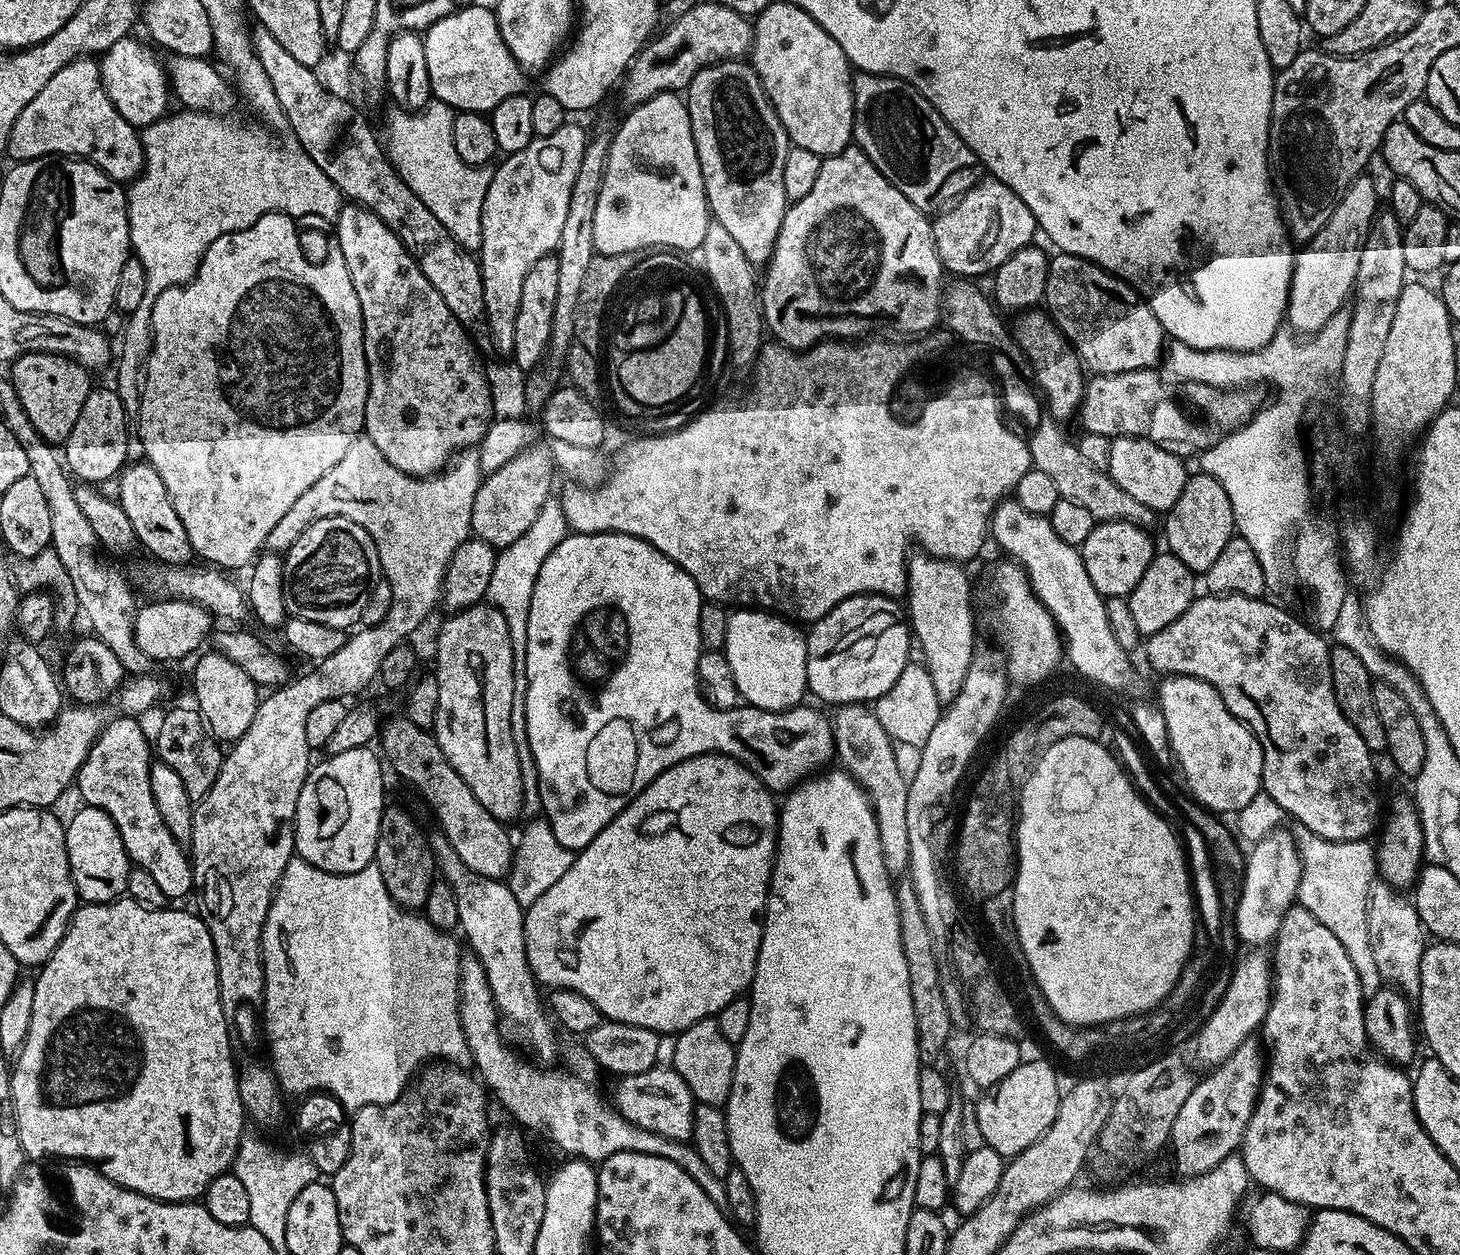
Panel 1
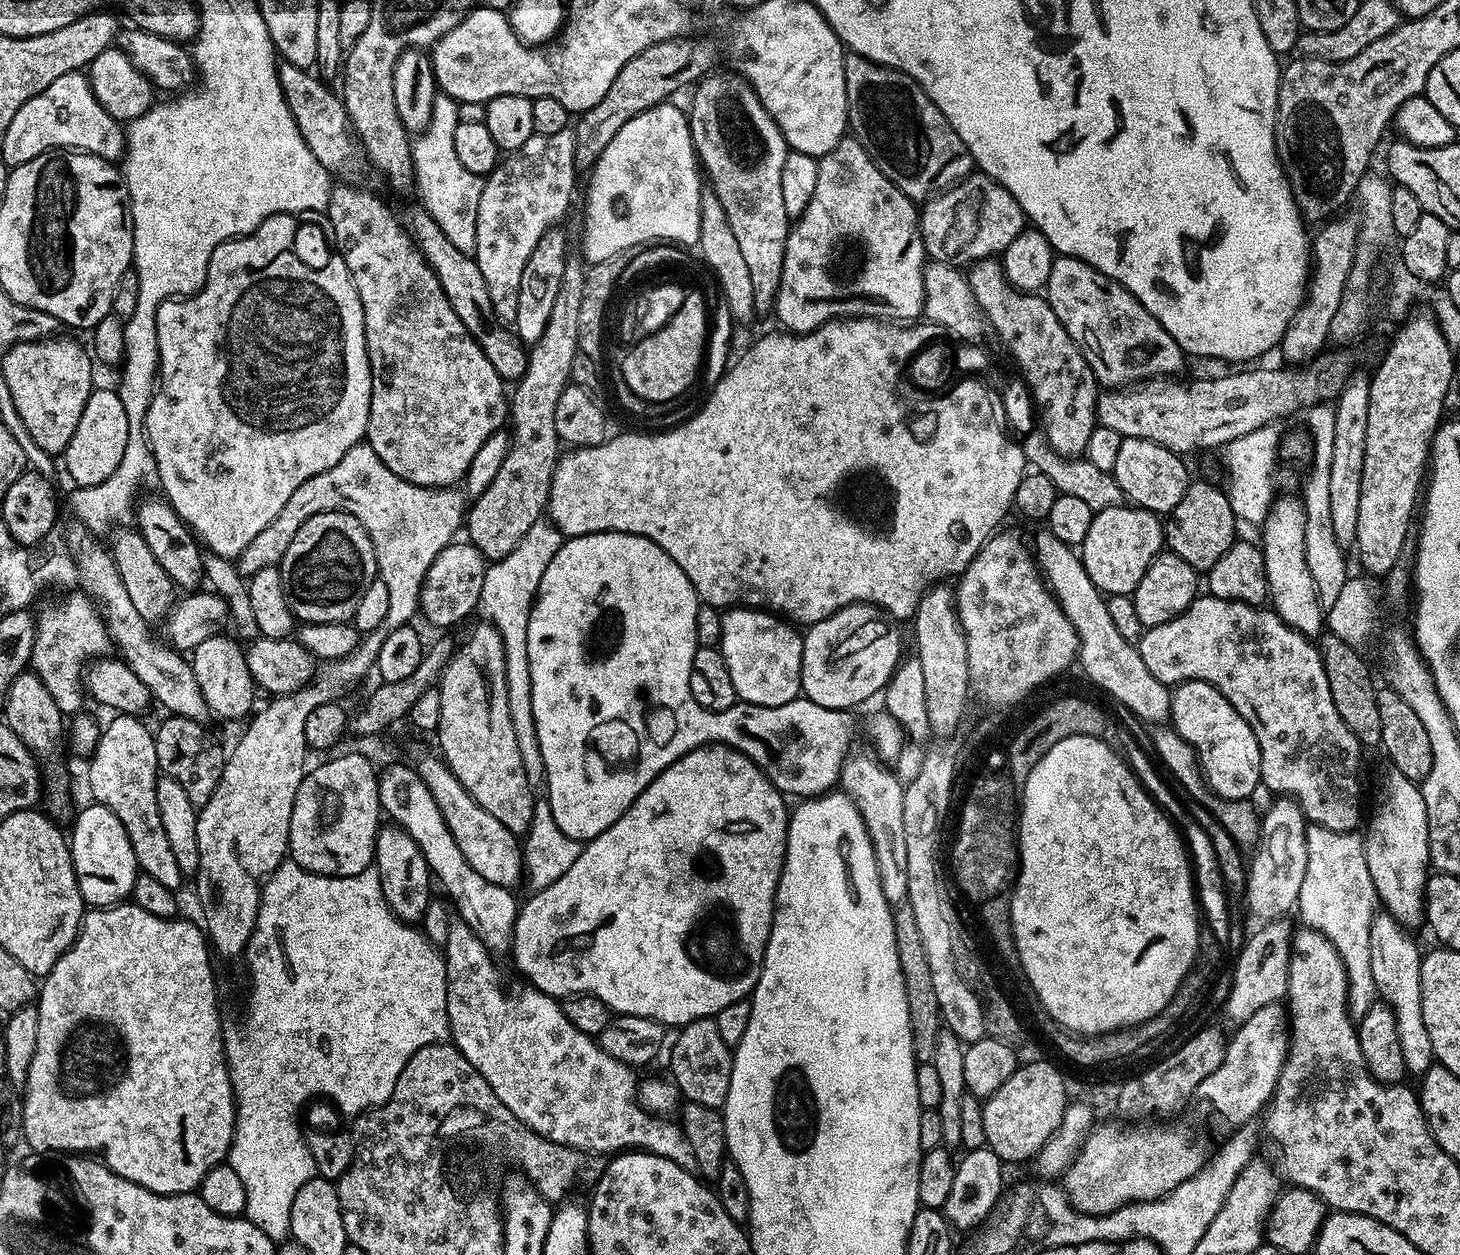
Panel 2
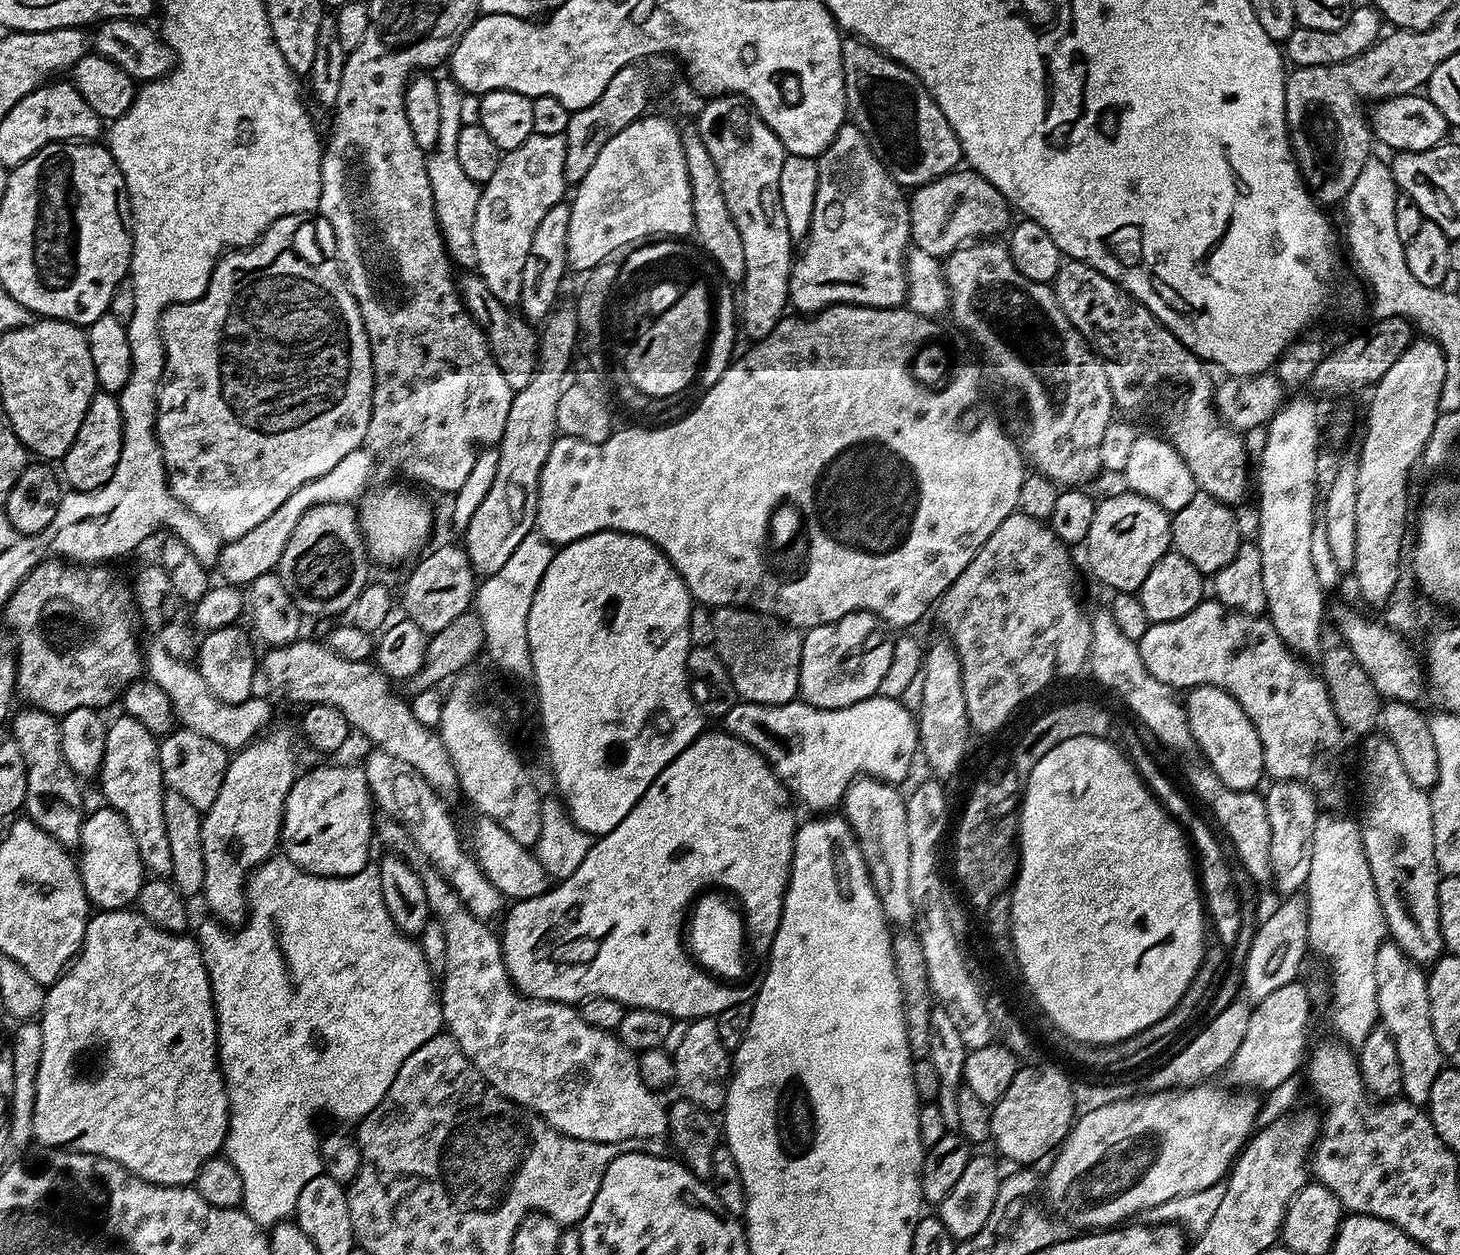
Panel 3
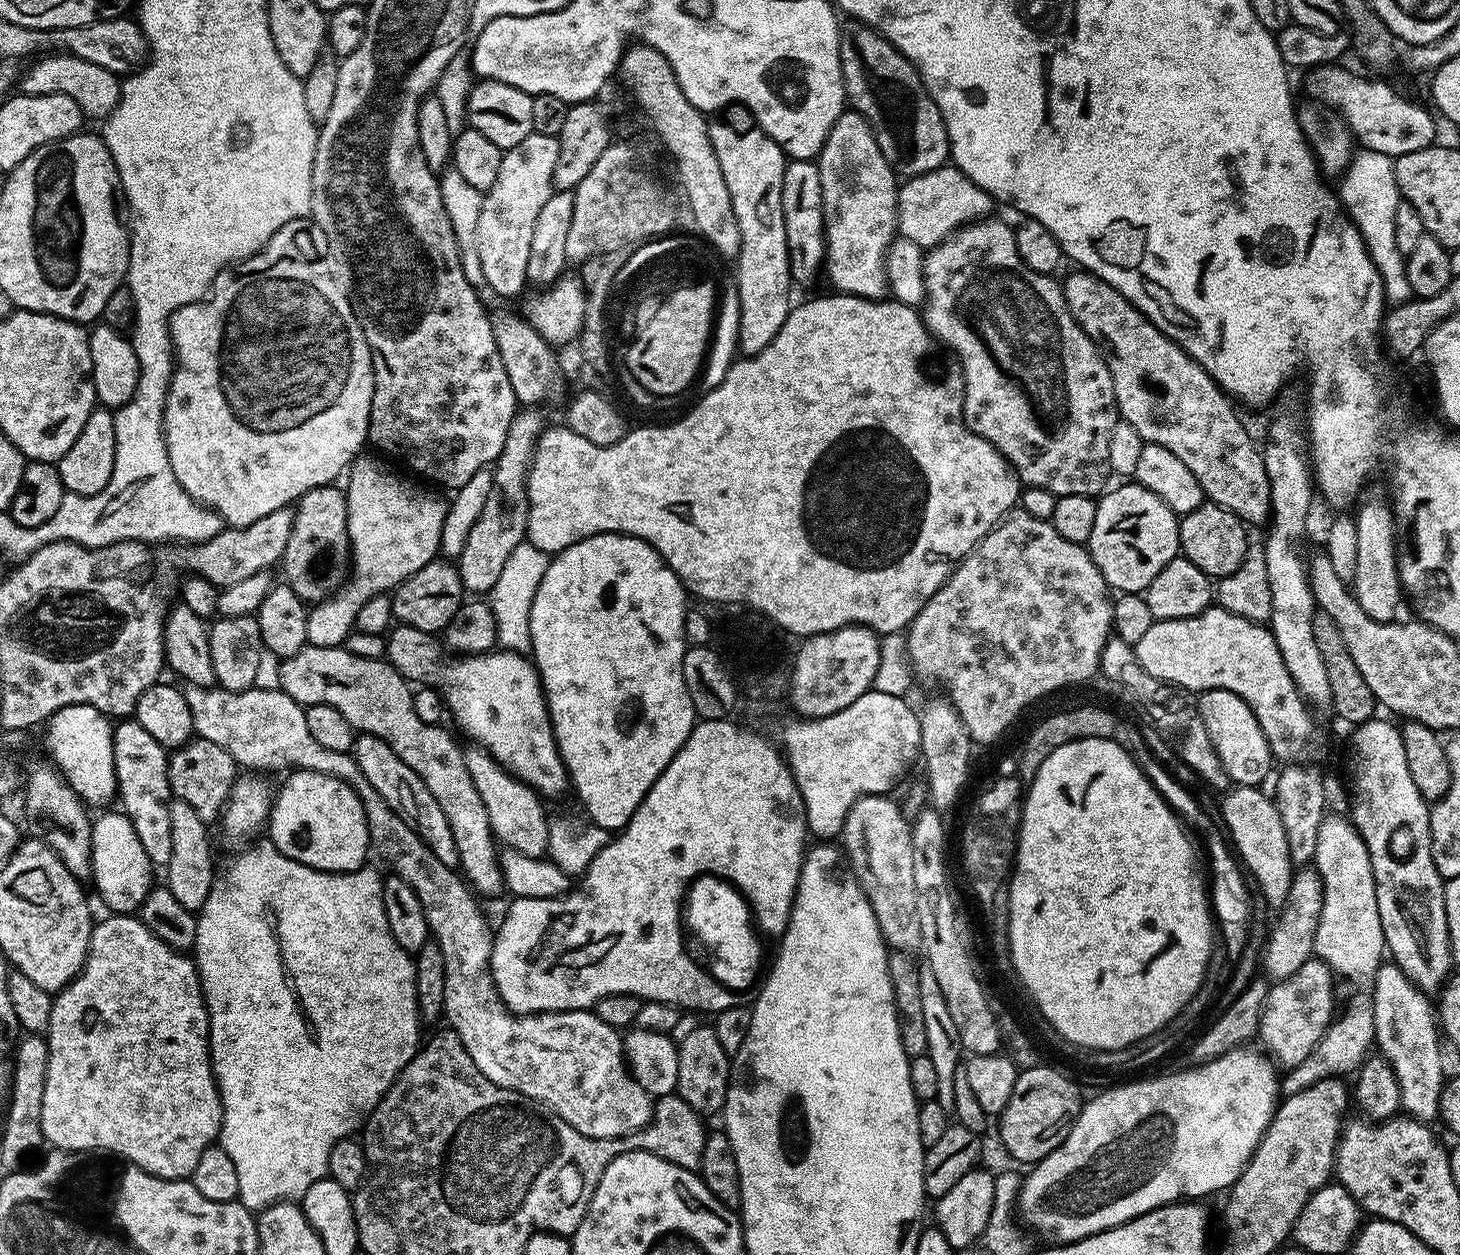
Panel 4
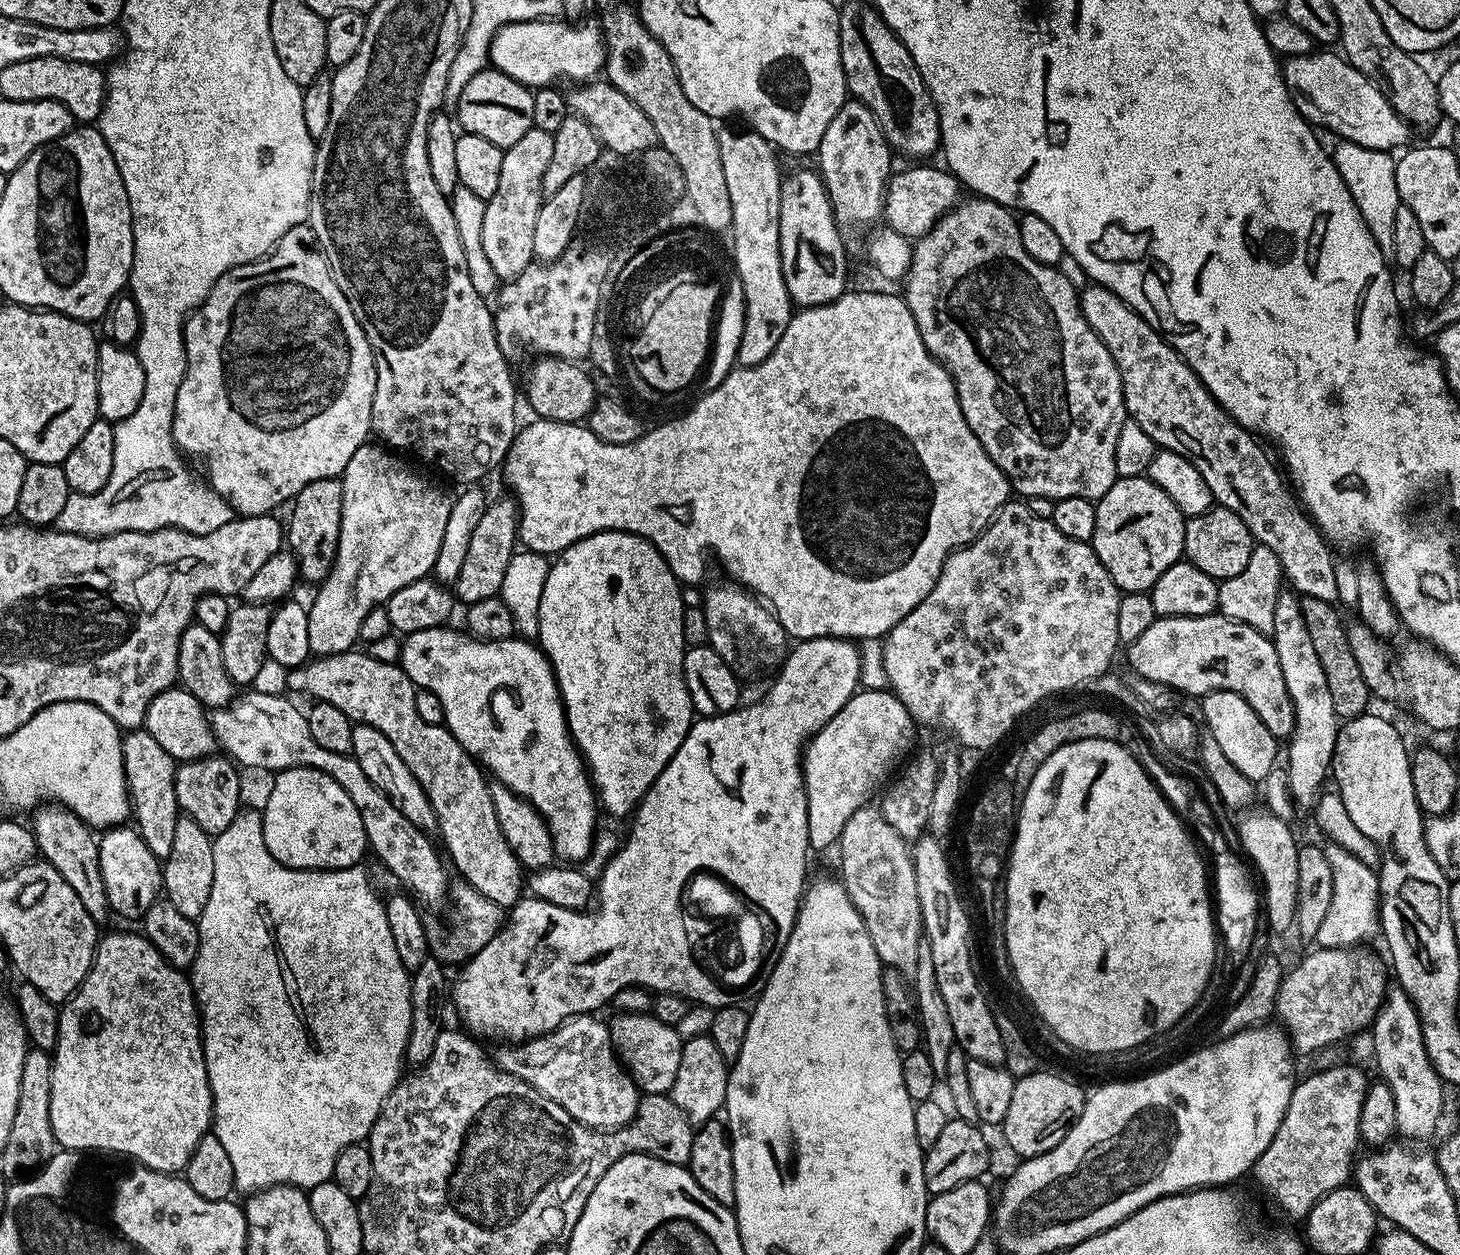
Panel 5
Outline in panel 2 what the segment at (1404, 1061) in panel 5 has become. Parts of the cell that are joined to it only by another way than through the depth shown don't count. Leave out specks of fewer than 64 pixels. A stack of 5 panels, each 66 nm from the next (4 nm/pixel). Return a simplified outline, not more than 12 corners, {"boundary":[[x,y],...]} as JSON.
{"boundary":[[1386,910],[1370,928],[1379,999],[1409,1073],[1434,1057],[1422,1022],[1422,948]]}

